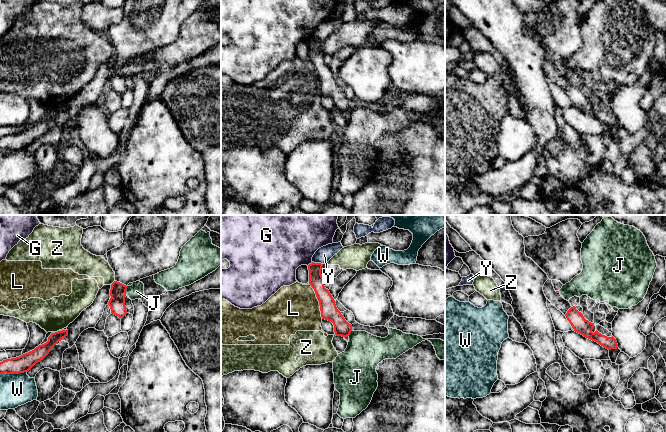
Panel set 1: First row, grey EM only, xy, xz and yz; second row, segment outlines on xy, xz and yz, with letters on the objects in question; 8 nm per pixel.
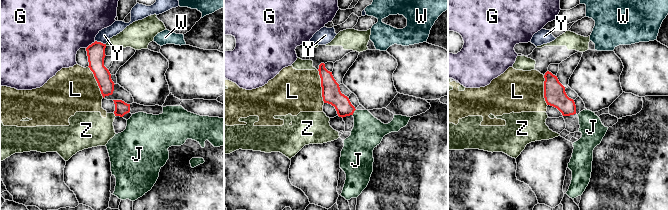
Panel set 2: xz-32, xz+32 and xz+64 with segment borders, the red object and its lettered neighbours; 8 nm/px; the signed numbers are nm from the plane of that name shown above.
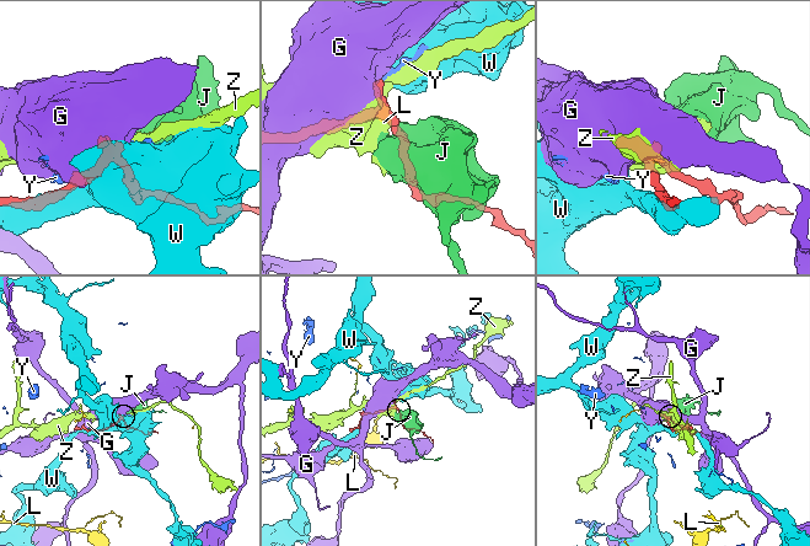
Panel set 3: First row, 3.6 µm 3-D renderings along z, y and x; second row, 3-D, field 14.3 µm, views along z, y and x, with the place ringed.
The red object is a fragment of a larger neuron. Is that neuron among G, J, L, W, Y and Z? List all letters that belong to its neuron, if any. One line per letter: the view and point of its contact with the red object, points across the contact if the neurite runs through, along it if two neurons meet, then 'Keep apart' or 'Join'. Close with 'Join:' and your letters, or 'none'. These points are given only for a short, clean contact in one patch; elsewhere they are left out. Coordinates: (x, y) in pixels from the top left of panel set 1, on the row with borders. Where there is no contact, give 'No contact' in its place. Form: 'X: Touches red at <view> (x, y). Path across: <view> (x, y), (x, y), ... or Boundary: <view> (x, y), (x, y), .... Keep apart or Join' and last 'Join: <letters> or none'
G: Touches red at xz (309, 264). Boundary: xz (312, 262), (307, 265). Keep apart
J: Touches red at xy (126, 289). Boundary: xy (127, 286), (125, 294). Keep apart
L: Touches red at xz (318, 300). Keep apart
W: Touches red at xy (13, 373). Keep apart
Y: Touches red at xz (317, 263). Boundary: xz (312, 261), (322, 264). Keep apart
Z: Touches red at xy (113, 282). Boundary: xy (114, 280), (110, 284). Keep apart
Join: none

